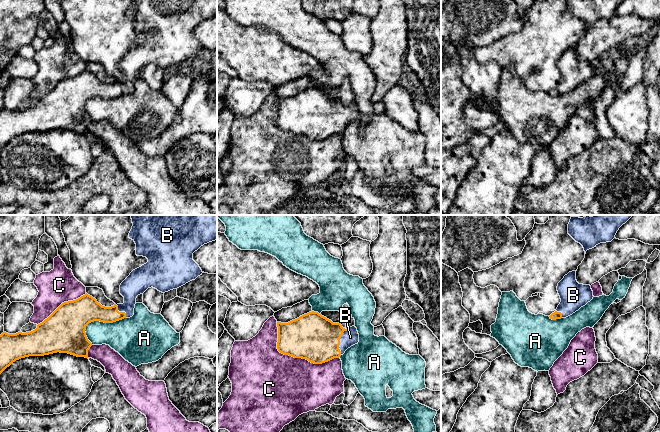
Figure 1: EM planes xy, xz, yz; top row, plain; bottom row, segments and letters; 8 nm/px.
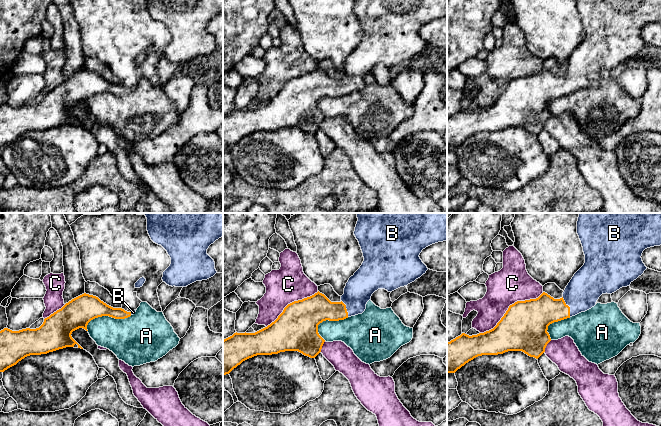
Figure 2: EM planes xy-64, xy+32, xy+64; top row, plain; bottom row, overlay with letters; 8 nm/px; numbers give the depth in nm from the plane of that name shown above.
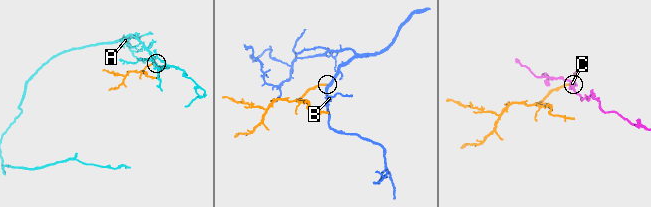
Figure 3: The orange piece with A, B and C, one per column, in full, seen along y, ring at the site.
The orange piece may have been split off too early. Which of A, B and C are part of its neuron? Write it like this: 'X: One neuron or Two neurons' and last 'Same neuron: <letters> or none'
A: Two neurons
B: One neuron
C: Two neurons
Same neuron: B

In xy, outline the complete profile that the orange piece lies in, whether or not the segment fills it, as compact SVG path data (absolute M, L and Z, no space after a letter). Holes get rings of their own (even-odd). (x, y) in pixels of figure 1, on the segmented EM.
M131 215L131 219L133 226L129 238L136 244L136 255L146 257L148 262L133 270L121 283L120 294L124 297L124 303L105 307L86 293L76 300L62 303L31 332L18 332L16 334L3 332L0 335L0 374L16 360L29 356L44 356L60 352L88 358L88 350L92 343L88 340L85 330L89 323L94 321L113 323L124 318L130 318L134 315L137 296L143 294L148 288L153 287L165 293L177 289L202 275L201 268L193 260L193 253L204 244L217 240L217 215Z

